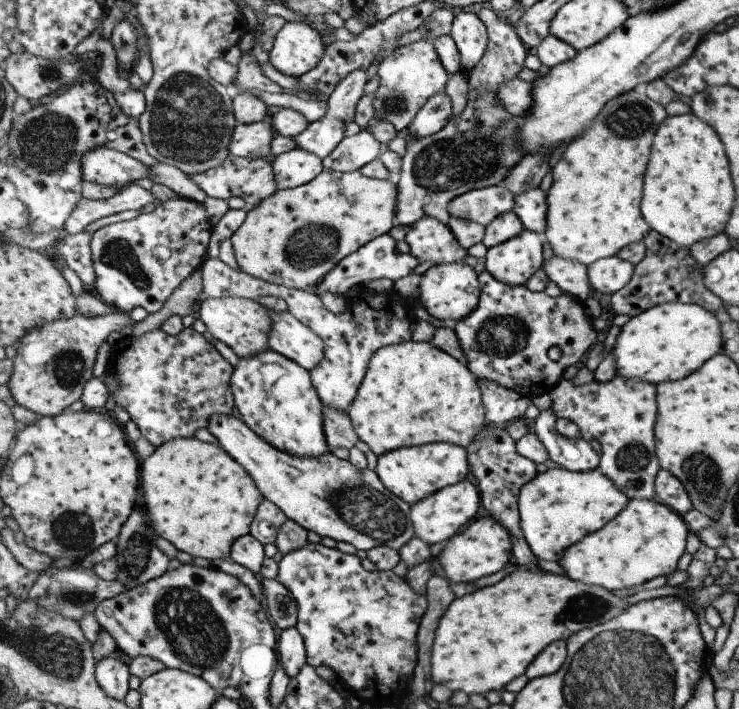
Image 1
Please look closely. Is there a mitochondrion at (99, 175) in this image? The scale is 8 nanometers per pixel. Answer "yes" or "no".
no

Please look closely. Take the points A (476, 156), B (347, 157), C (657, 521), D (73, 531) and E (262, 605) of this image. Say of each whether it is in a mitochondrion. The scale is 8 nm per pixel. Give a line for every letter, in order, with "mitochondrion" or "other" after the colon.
A: mitochondrion
B: other
C: other
D: mitochondrion
E: other

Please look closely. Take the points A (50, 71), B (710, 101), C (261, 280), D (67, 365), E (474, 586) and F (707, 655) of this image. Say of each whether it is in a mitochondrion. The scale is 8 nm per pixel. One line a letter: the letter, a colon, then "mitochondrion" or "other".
A: mitochondrion
B: mitochondrion
C: other
D: mitochondrion
E: other
F: other

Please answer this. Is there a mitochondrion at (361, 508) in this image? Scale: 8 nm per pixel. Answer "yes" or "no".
yes

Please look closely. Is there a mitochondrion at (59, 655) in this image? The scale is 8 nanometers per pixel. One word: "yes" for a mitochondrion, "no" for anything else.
yes

